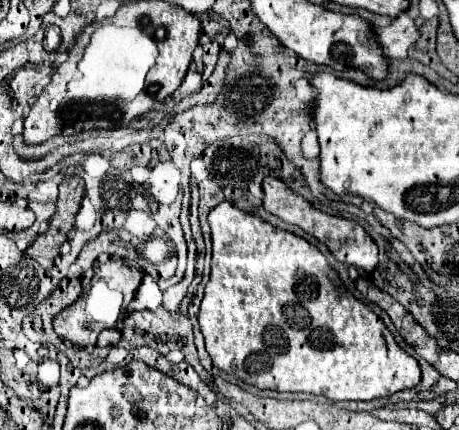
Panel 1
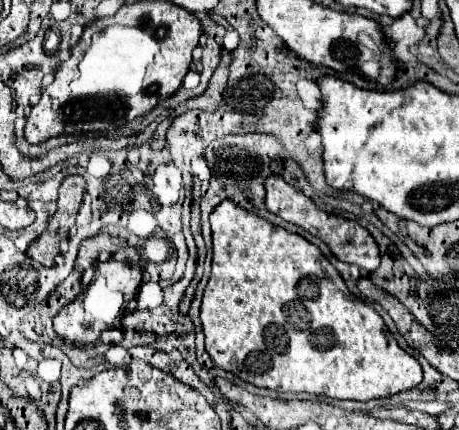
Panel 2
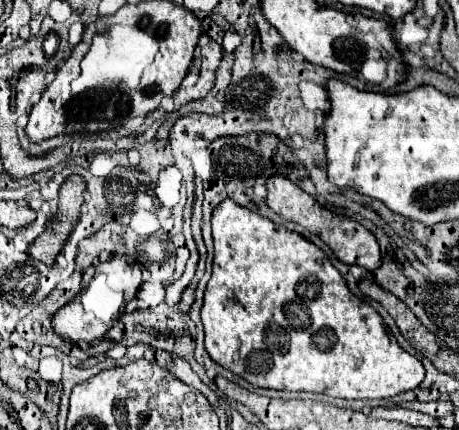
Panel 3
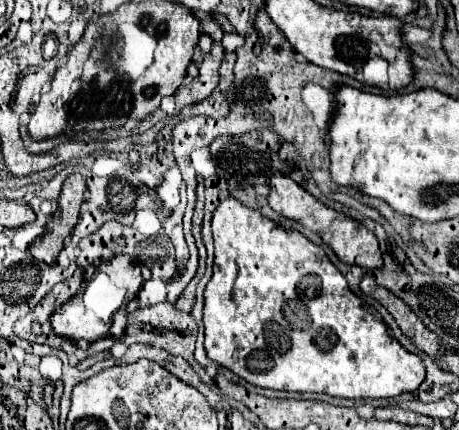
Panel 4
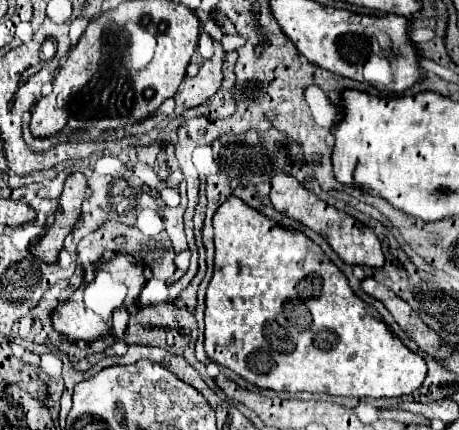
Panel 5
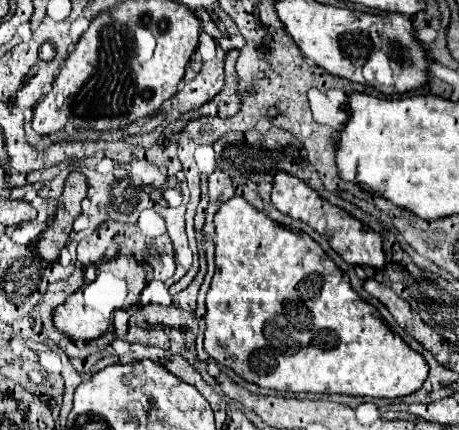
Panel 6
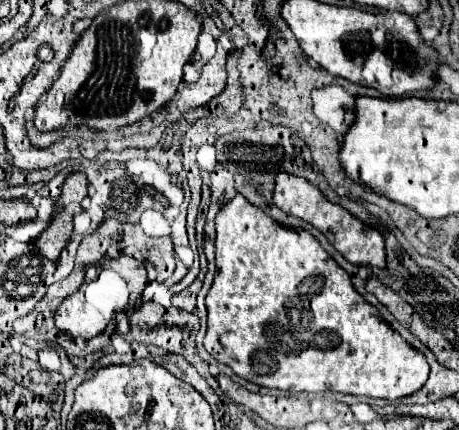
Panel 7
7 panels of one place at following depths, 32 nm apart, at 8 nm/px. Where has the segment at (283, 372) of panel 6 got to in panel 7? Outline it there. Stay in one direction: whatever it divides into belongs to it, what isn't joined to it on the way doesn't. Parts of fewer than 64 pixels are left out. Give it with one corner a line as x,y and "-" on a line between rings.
236,194
216,214
216,266
218,266
218,272
216,272
212,288
206,296
208,332
204,336
204,348
218,362
230,366
240,378
254,382
258,386
264,386
264,388
276,388
276,390
288,390
288,392
342,392
342,394
370,396
370,398
384,398
384,400
398,400
402,396
410,396
416,390
420,390
422,384
428,380
430,366
428,366
424,354
414,350
398,332
394,332
382,320
378,308
374,308
370,302
366,302
354,290
350,276
326,254
326,250
318,244
318,240
304,230
296,232
292,228
280,226
276,220
266,216
262,210
258,210
256,206
246,202
242,194

